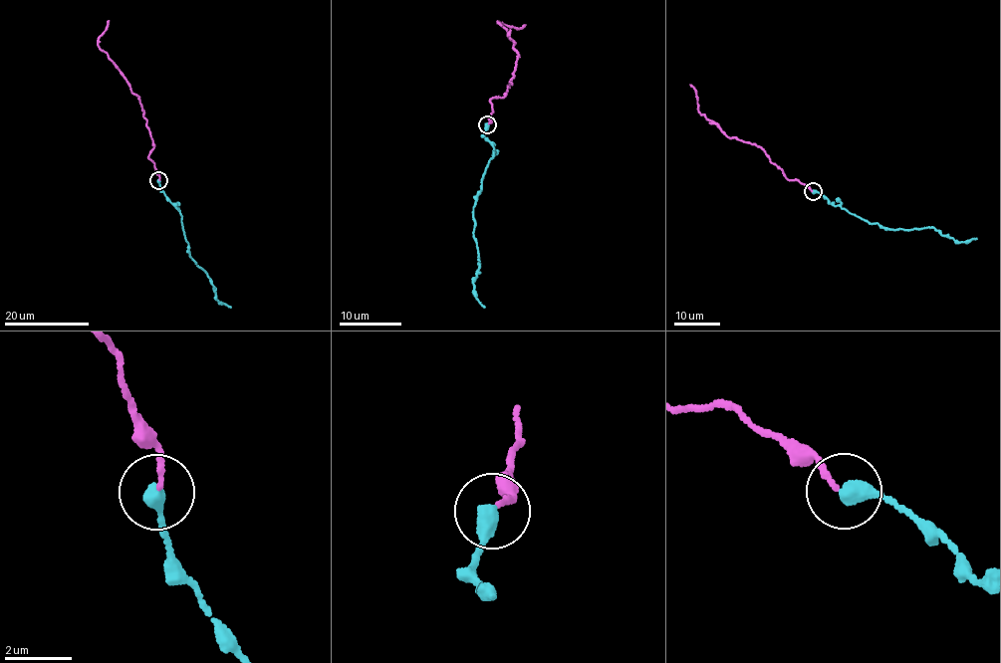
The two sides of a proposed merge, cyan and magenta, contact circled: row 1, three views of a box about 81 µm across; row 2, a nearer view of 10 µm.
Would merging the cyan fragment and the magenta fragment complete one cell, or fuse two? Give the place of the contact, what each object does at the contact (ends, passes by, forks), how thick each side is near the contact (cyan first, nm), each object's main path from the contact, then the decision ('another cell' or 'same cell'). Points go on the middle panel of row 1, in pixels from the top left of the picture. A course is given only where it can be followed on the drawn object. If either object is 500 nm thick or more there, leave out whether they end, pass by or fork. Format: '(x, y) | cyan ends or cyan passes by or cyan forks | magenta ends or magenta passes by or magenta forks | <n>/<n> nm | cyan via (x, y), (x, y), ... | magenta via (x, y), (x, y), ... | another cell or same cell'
(487, 124) | 500/150 nm | cyan via (487, 124), (483, 135), (493, 146), (493, 157), (473, 207), (479, 259), (473, 285), (484, 307) | magenta via (489, 123), (489, 101), (509, 88), (518, 51), (497, 23), (518, 29), (526, 25) | same cell

